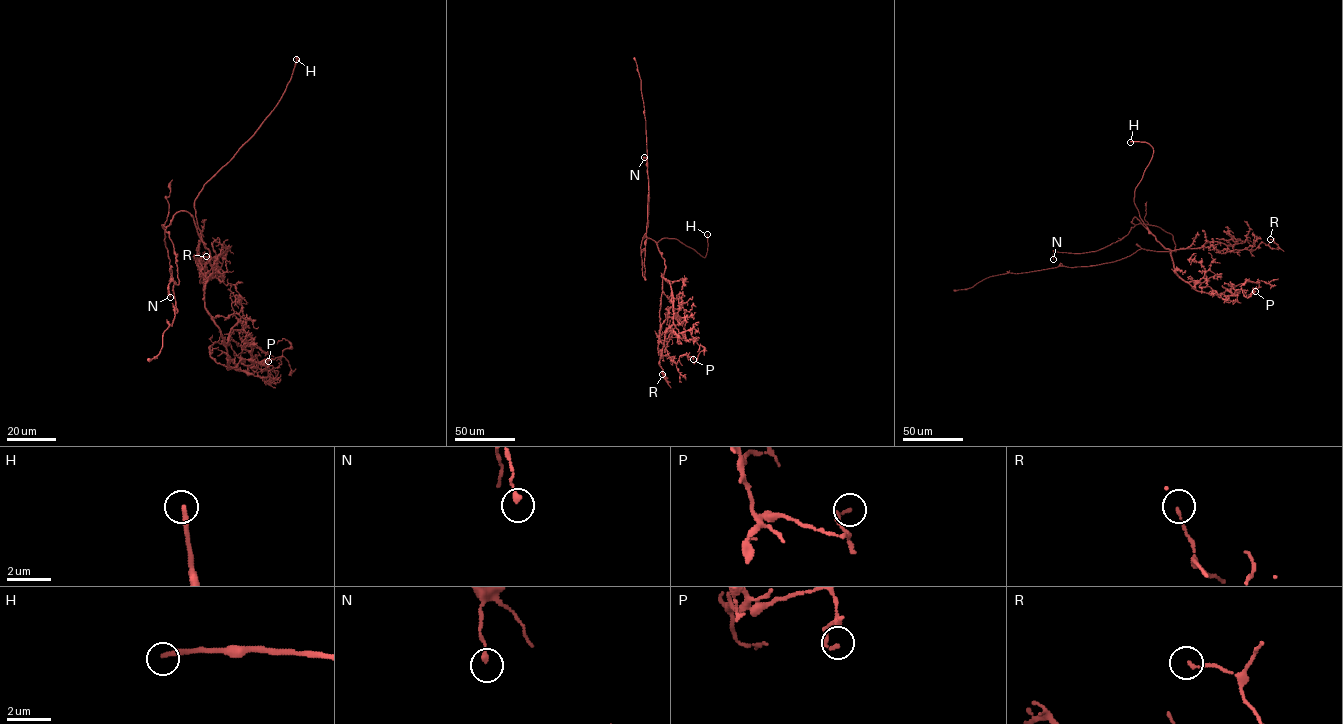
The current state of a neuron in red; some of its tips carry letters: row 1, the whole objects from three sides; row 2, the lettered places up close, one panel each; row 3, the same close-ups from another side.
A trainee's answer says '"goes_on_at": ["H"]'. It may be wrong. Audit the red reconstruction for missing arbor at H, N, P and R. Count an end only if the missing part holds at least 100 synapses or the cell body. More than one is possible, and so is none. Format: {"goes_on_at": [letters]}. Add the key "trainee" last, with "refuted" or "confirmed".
{"goes_on_at": ["H"], "trainee": "confirmed"}

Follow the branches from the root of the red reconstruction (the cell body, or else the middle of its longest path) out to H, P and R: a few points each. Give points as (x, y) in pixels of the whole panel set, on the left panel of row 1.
H: (165, 238), (162, 225), (181, 210), (201, 237), (198, 193), (276, 106), (296, 59)
P: (165, 238), (186, 211), (209, 250), (204, 305), (227, 368), (210, 356), (218, 342), (268, 361)
R: (165, 238), (162, 225), (186, 211), (210, 257), (200, 282), (201, 262), (217, 274), (206, 256)

